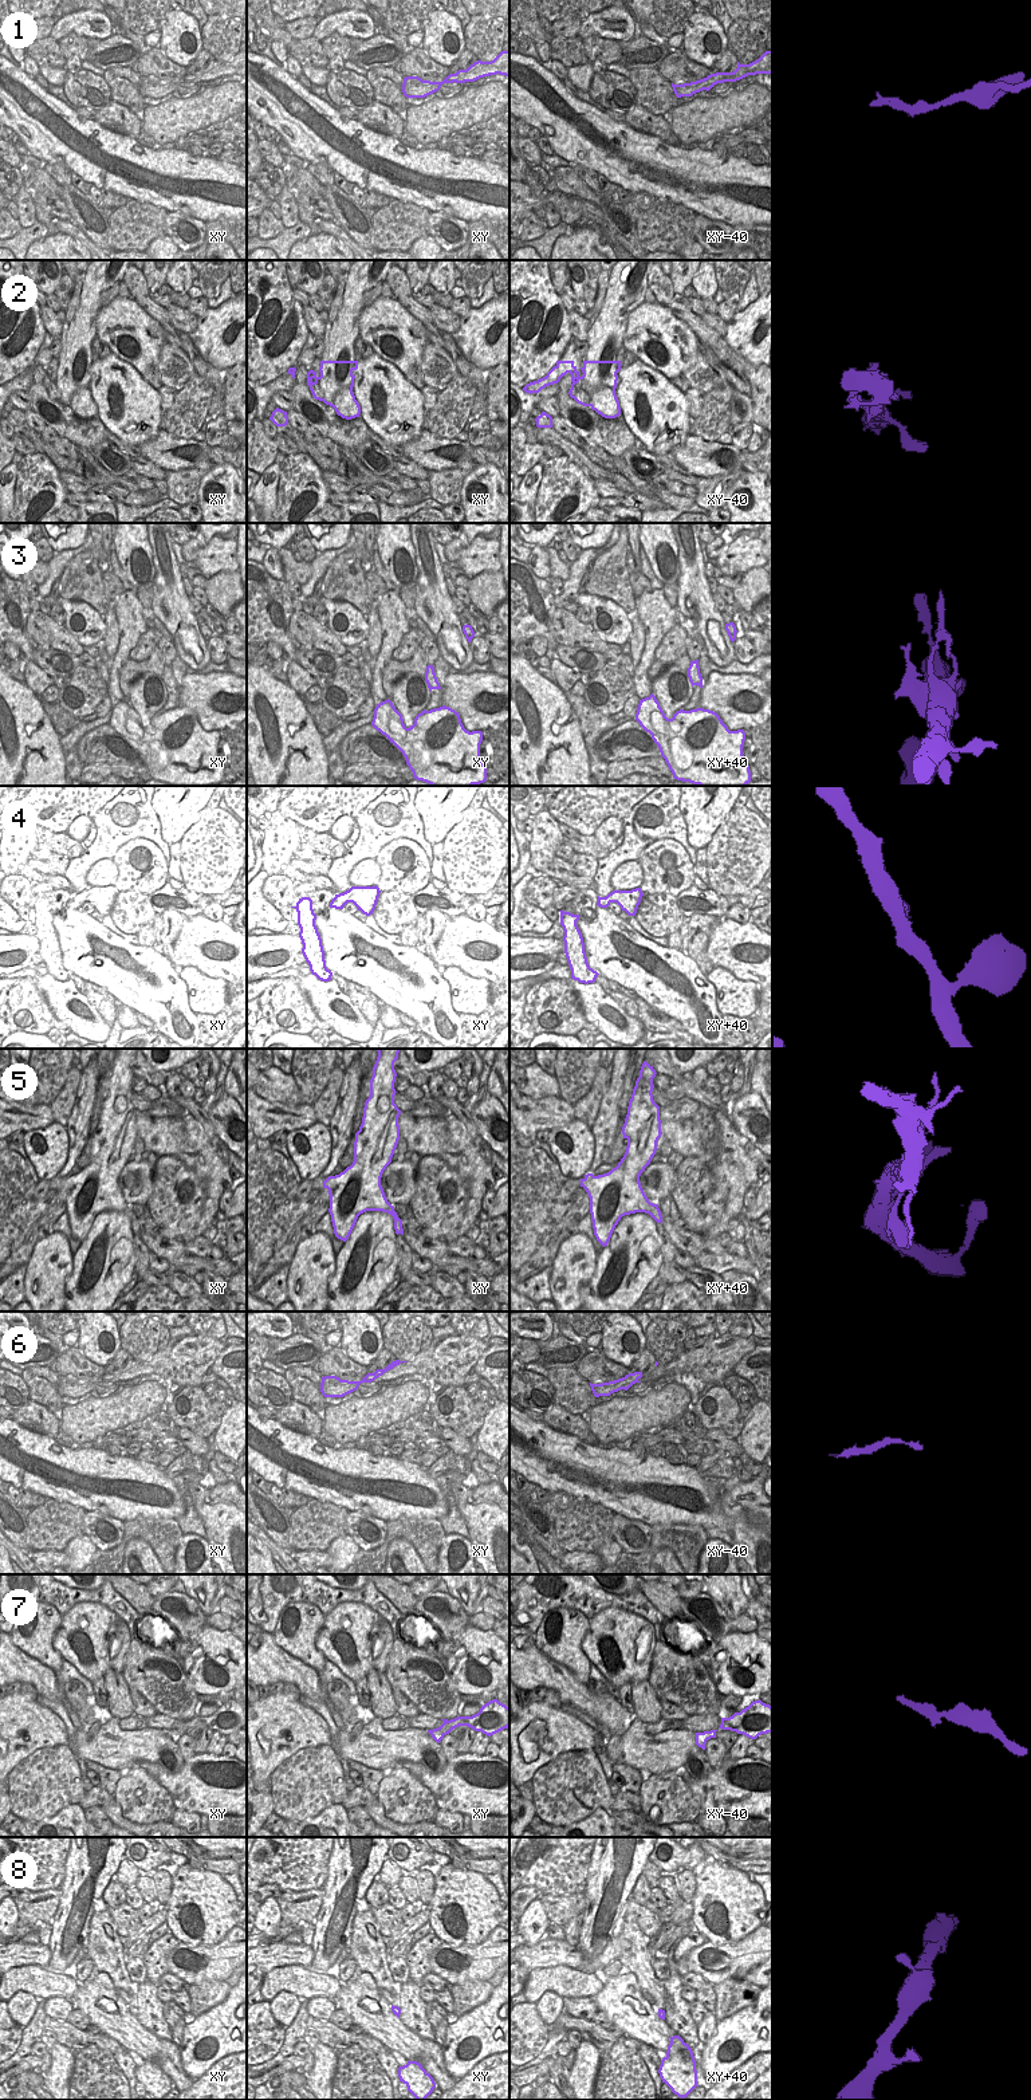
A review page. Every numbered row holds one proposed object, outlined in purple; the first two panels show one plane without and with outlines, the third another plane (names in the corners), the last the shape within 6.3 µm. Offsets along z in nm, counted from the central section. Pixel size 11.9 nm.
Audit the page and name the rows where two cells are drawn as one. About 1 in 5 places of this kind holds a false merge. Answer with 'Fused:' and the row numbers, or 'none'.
Fused: 2, 3

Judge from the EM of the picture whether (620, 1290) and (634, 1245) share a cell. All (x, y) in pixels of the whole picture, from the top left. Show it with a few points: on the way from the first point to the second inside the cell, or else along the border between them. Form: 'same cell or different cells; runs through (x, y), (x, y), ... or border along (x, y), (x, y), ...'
same cell; runs through (624, 1279), (633, 1255)

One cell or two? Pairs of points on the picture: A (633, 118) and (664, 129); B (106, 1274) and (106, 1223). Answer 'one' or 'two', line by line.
A: one
B: one

